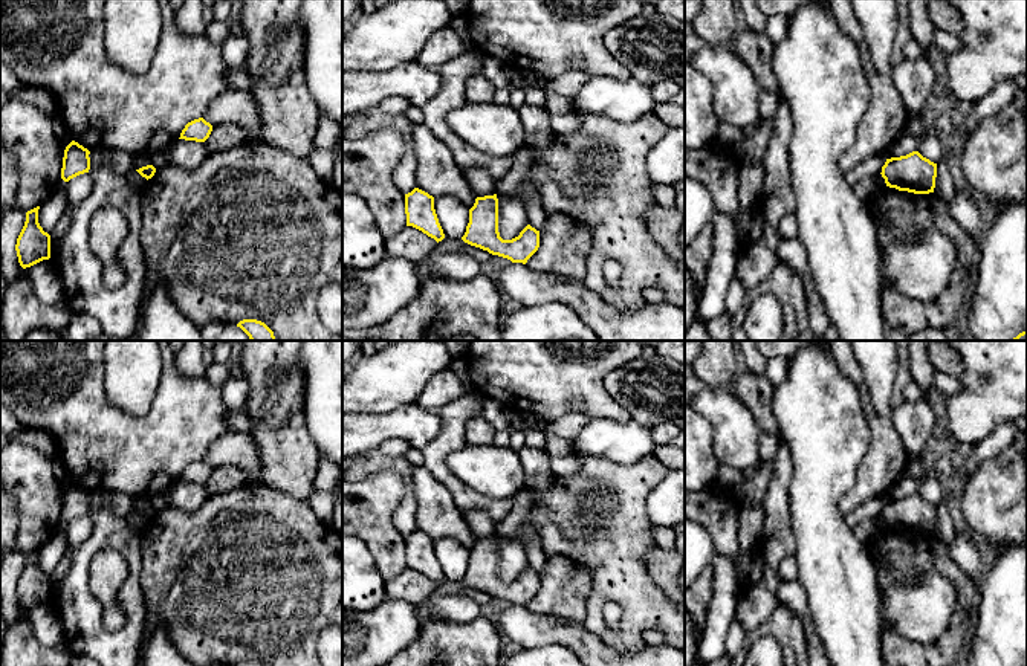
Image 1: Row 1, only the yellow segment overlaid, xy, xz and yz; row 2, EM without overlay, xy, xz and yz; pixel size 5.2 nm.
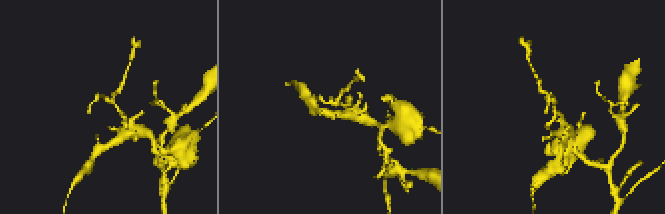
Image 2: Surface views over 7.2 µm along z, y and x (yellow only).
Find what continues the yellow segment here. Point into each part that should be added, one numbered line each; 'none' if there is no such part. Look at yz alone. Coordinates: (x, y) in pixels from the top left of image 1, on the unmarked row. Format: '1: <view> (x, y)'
none

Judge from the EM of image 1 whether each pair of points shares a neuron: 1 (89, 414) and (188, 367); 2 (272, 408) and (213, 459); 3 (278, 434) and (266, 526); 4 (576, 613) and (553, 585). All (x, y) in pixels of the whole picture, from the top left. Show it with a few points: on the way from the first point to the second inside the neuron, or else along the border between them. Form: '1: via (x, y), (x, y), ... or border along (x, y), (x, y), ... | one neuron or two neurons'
1: border along (173, 356), (176, 368), (184, 376), (204, 378) | two neurons
2: border along (248, 434), (257, 445), (257, 469) | two neurons
3: border along (234, 488), (260, 483), (304, 501) | two neurons
4: via (572, 607), (560, 591) | one neuron

